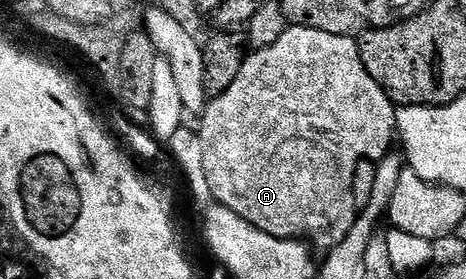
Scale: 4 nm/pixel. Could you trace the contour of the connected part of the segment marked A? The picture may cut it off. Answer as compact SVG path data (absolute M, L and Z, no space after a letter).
M286 26L283 37L279 37L275 45L265 47L262 51L253 51L246 58L243 69L239 69L239 77L235 77L235 82L231 84L231 89L227 89L227 93L212 96L206 102L205 110L199 119L201 122L199 134L203 145L203 170L207 175L213 198L220 206L239 213L243 221L247 221L263 233L271 233L271 237L308 240L314 248L330 249L339 245L347 237L347 233L355 225L359 212L352 193L356 167L365 160L378 161L384 158L394 146L397 135L397 107L388 93L377 84L375 77L367 73L357 45L358 40L348 35Z

